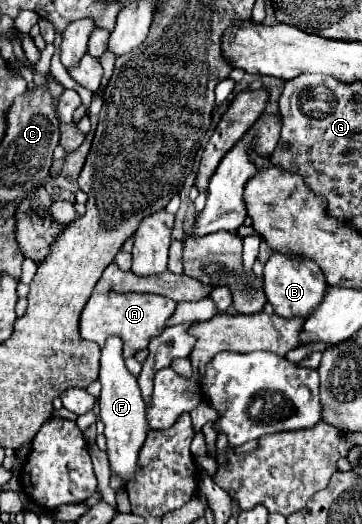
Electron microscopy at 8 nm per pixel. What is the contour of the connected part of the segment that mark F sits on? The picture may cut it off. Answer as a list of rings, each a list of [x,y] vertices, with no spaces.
[[[110,336],[104,344],[104,348],[102,348],[100,378],[98,378],[100,384],[102,384],[102,392],[100,392],[98,404],[100,404],[100,420],[106,426],[104,436],[108,440],[110,470],[116,472],[118,476],[122,476],[124,480],[130,480],[130,476],[136,472],[136,458],[138,458],[138,450],[142,448],[142,444],[146,440],[148,424],[146,424],[146,418],[144,418],[146,404],[142,400],[138,380],[134,376],[130,376],[130,372],[124,364],[122,346],[124,344],[118,336]]]

